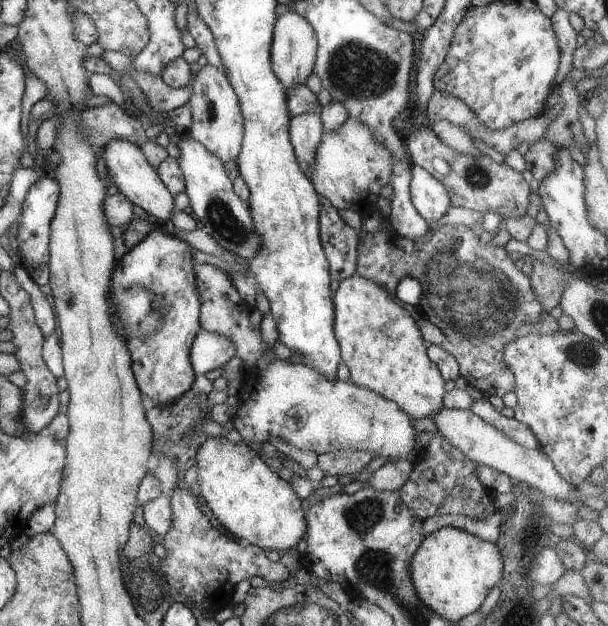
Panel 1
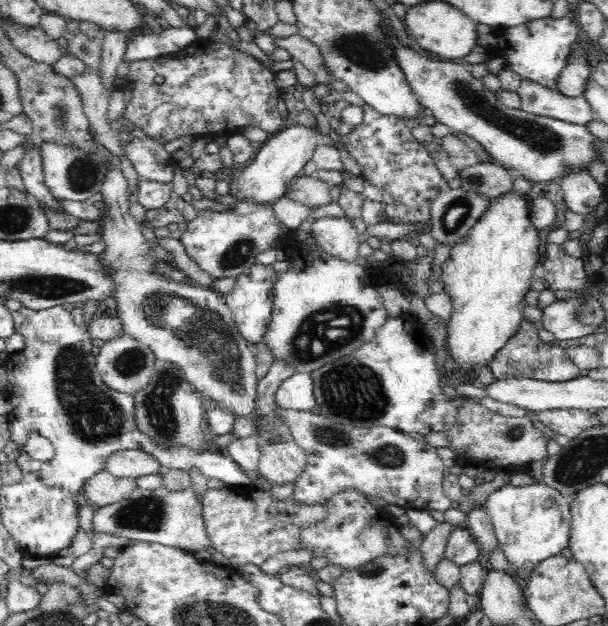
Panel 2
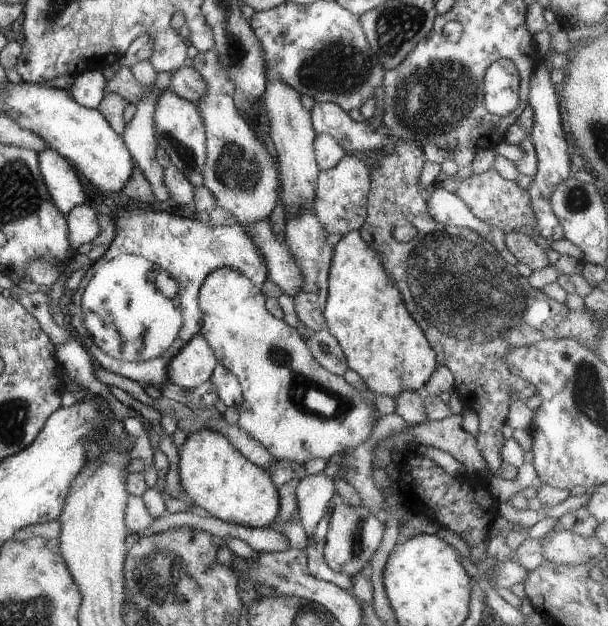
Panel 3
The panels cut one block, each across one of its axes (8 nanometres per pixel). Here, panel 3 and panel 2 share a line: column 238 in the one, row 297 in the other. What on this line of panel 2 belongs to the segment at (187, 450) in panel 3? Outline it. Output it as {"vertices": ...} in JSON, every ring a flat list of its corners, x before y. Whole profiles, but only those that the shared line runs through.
{"vertices":[[514,189,496,197,468,234,452,247,449,258,442,264,444,292,452,299,452,314,446,324,447,354,459,365,458,371,470,370,468,374,475,378,474,369,487,366,496,352,516,334,525,319,522,313,526,306,525,296,530,290,532,270,540,262,540,236,530,219,531,200,529,196,521,196]]}

